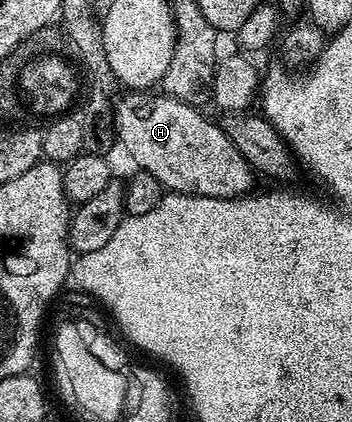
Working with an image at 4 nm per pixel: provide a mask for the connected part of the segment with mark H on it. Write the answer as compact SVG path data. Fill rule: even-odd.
M129 91L116 102L113 110L113 128L116 140L129 152L136 168L143 173L155 175L159 183L170 193L186 193L196 197L244 197L254 188L254 169L245 156L231 143L216 120L208 121L198 106L189 105L168 95L156 97L153 91Z

